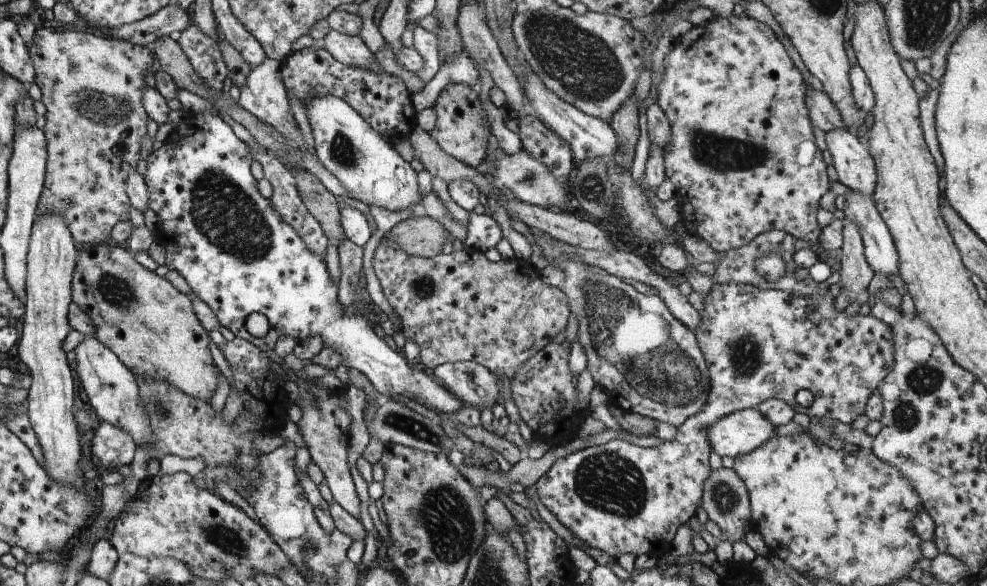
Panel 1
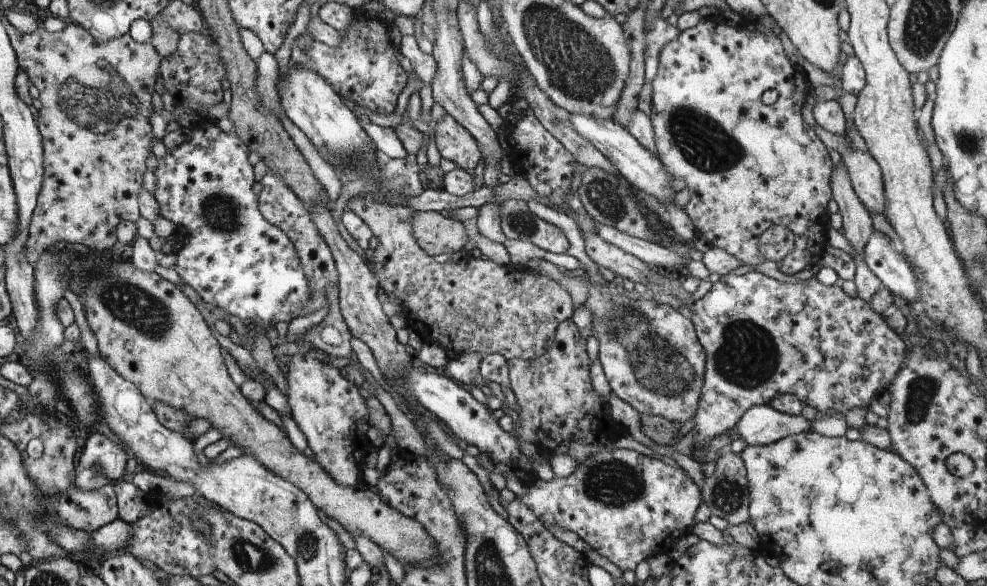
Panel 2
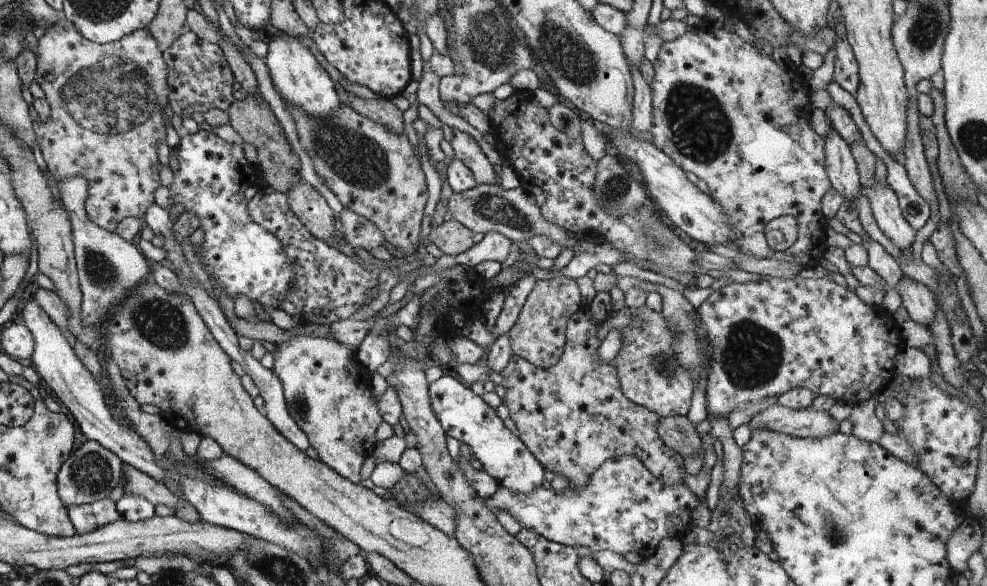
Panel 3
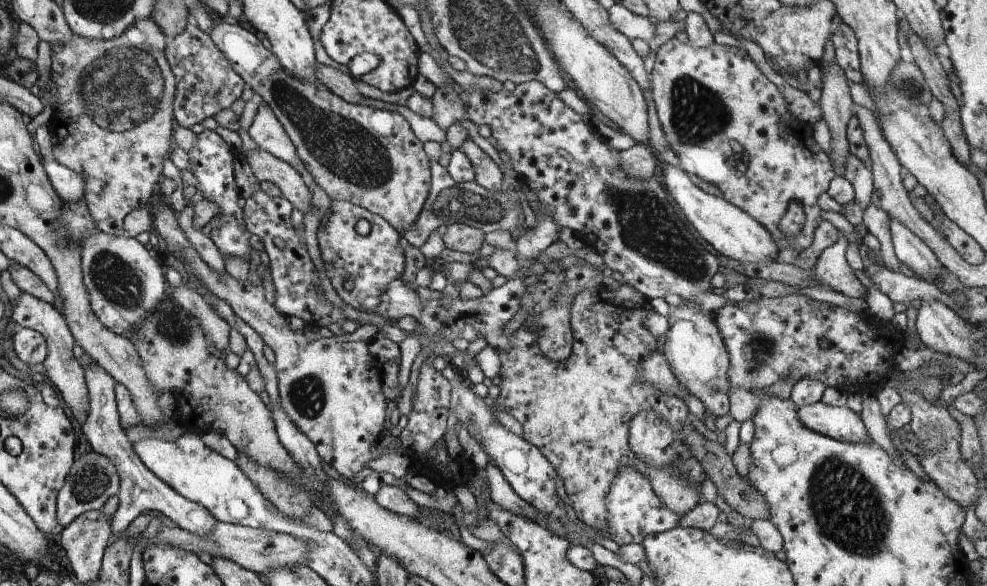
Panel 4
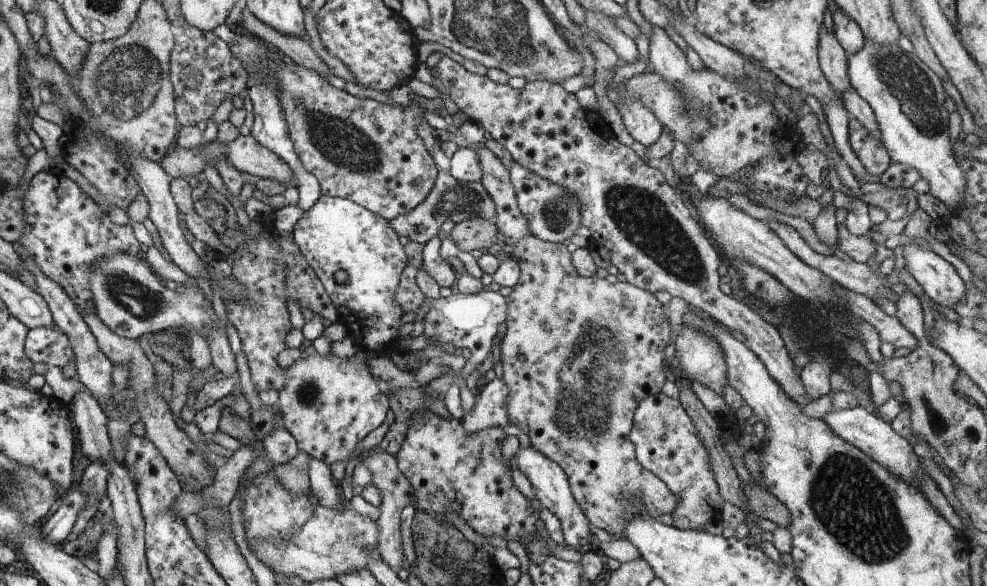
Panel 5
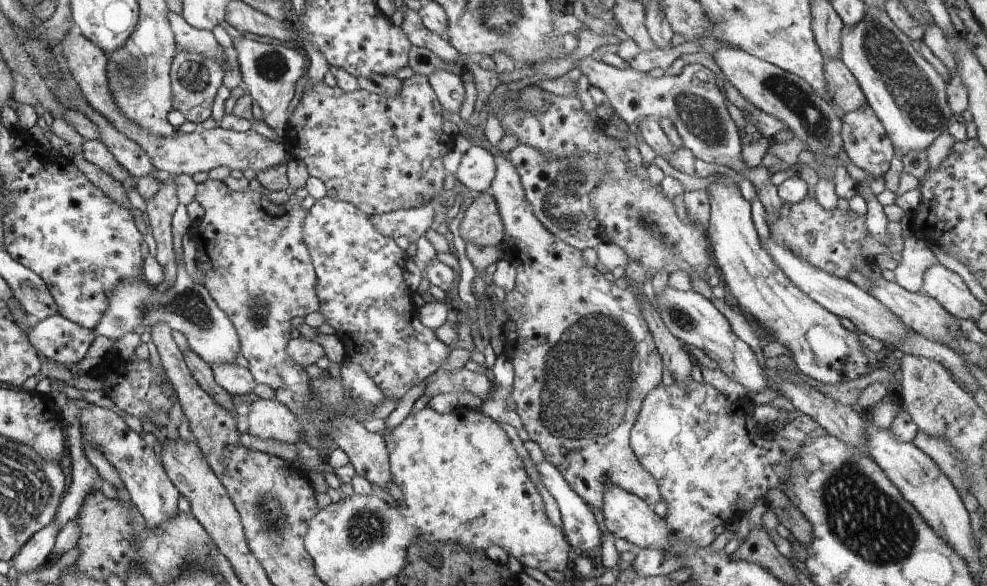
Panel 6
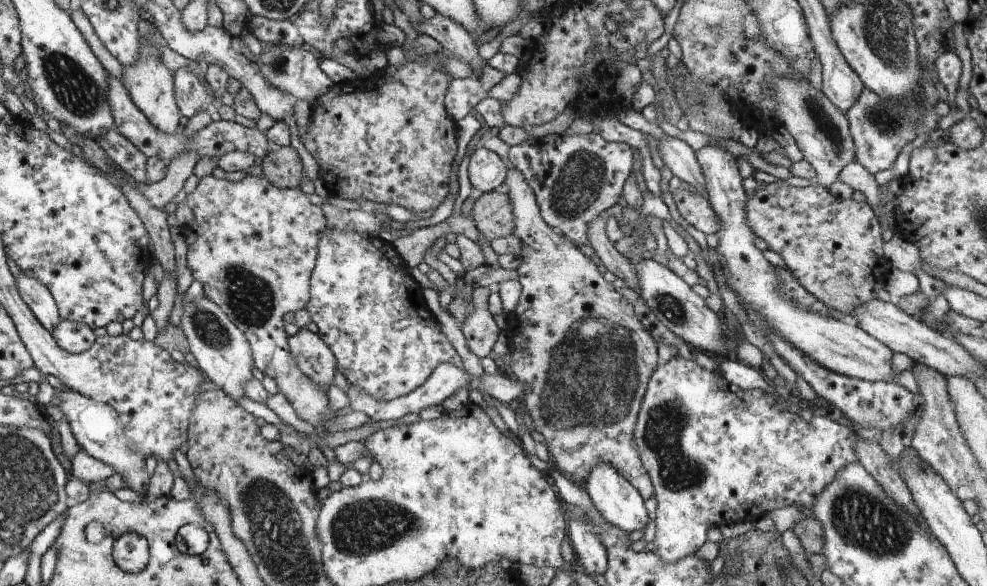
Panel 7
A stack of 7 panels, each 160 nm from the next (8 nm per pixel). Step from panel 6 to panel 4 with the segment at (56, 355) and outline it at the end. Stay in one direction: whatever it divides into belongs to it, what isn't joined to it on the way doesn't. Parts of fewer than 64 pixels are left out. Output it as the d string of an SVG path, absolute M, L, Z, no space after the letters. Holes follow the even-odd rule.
M28 327L17 328L13 335L16 354L26 364L42 364L48 357L48 340L40 332Z

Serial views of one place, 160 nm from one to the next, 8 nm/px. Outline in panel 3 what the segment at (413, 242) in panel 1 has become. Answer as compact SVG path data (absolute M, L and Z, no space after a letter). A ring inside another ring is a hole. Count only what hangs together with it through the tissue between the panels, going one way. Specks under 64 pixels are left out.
M456 219L444 221L429 234L430 242L434 243L444 254L460 254L474 245L475 233L466 228Z

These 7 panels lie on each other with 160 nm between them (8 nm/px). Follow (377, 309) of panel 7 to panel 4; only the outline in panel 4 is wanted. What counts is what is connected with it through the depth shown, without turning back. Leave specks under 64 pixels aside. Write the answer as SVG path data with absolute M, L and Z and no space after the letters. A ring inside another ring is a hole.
M348 201L331 202L329 212L317 232L325 271L338 296L352 308L374 314L381 304L385 288L404 272L404 250L400 247L401 235L384 218ZM368 220L371 229L366 236L356 232L356 224ZM348 278L354 280L354 289L347 291L343 285Z

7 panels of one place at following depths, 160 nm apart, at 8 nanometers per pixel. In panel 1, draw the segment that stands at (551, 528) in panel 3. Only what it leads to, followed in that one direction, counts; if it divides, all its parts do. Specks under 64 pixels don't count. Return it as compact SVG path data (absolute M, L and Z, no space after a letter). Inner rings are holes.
M714 283L699 311L700 320L694 330L710 379L703 409L686 419L674 441L664 442L658 447L644 448L616 439L580 449L563 459L557 458L535 484L540 502L592 548L598 548L615 559L620 558L620 552L648 554L650 548L656 552L662 546L670 546L678 528L695 516L703 503L703 488L713 471L707 431L721 418L744 409L756 409L768 399L780 399L790 404L795 412L807 414L810 418L816 416L820 421L851 425L858 416L865 414L868 399L893 370L893 330L871 313L856 313L848 317L845 310L834 307L834 302L829 290L805 297L784 289L761 289L753 284ZM802 389L812 393L813 403L809 407L798 405L794 399Z

